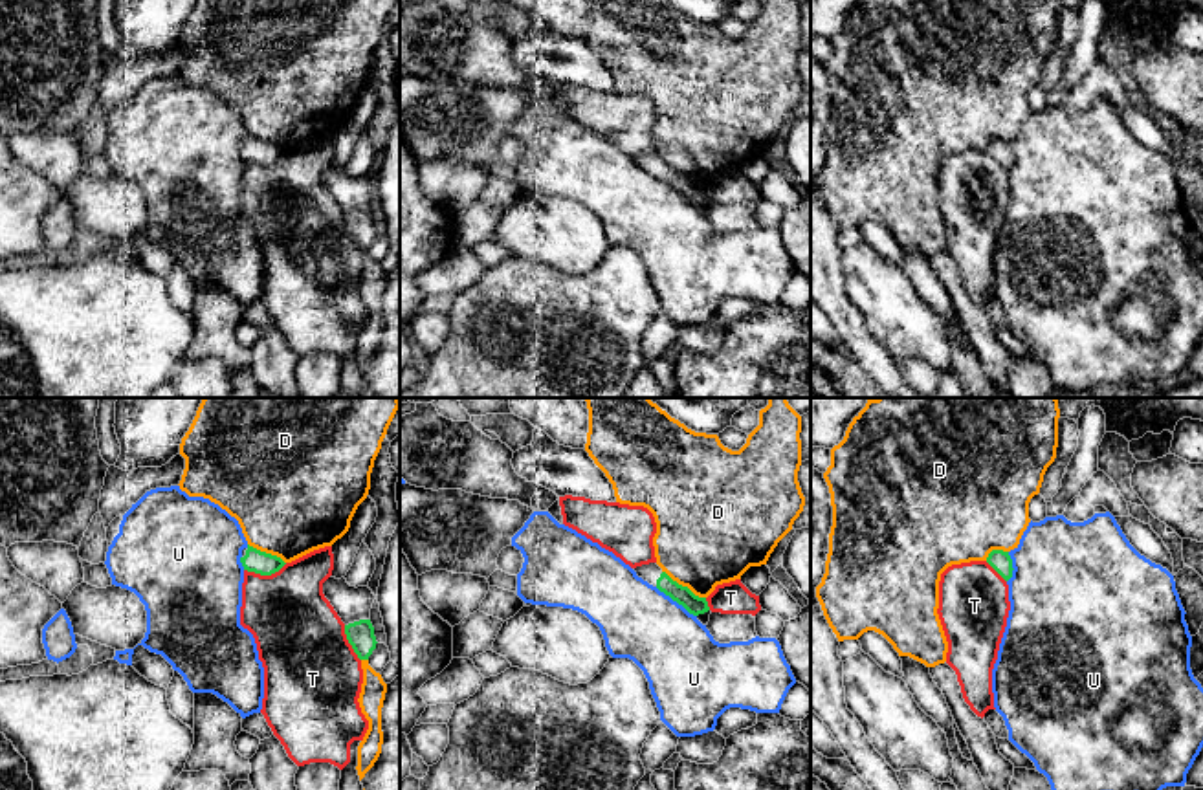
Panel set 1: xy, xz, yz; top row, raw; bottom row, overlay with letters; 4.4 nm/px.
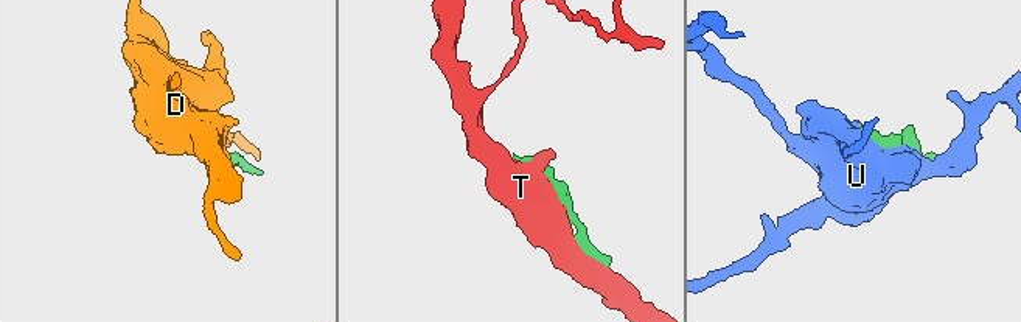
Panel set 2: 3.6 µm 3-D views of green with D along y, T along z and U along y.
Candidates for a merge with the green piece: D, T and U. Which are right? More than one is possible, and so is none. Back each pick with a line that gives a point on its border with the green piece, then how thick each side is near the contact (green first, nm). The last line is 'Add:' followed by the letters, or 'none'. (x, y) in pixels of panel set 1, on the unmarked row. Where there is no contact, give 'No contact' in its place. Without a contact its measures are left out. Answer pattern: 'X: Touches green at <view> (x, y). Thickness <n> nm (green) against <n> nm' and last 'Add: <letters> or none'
Add: none

